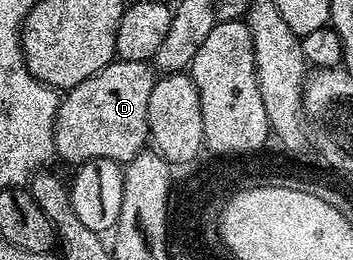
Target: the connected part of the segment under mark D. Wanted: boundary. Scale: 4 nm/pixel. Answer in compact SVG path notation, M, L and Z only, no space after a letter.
M117 58L91 78L79 82L79 86L68 89L58 103L57 118L53 121L56 155L70 160L73 166L95 158L118 162L135 159L150 139L147 104L154 81L154 69L146 61Z

